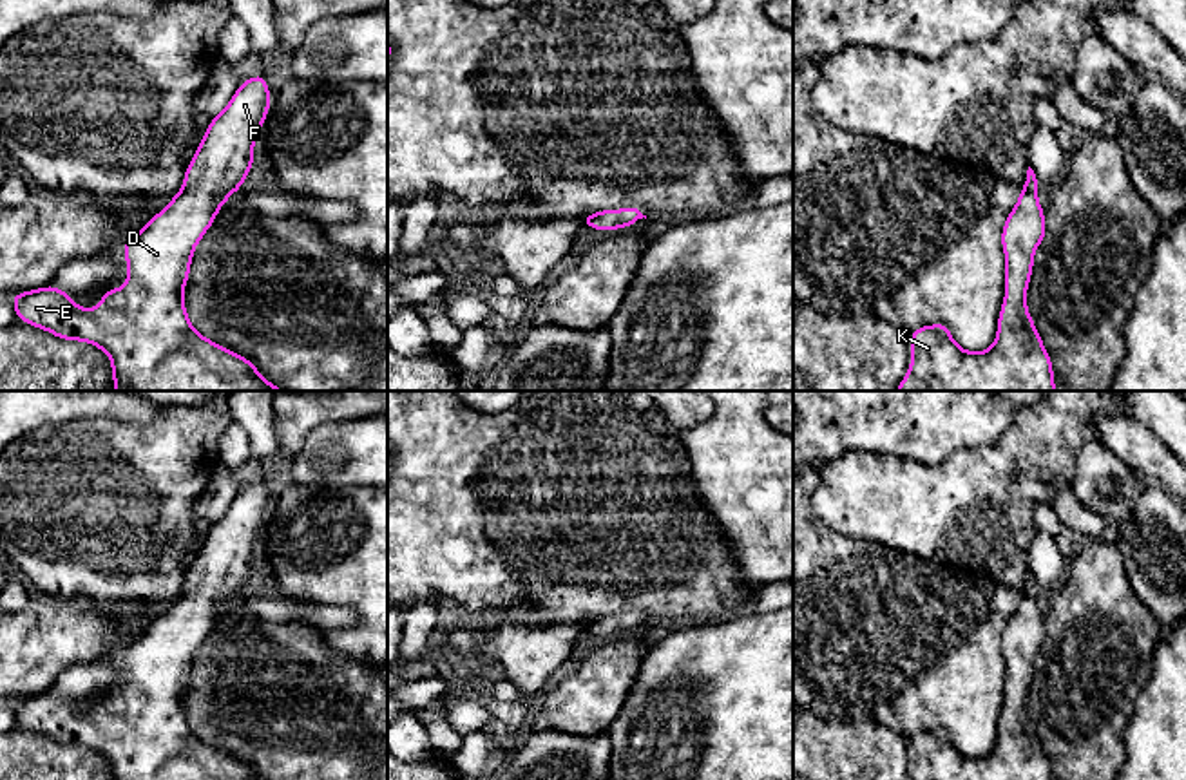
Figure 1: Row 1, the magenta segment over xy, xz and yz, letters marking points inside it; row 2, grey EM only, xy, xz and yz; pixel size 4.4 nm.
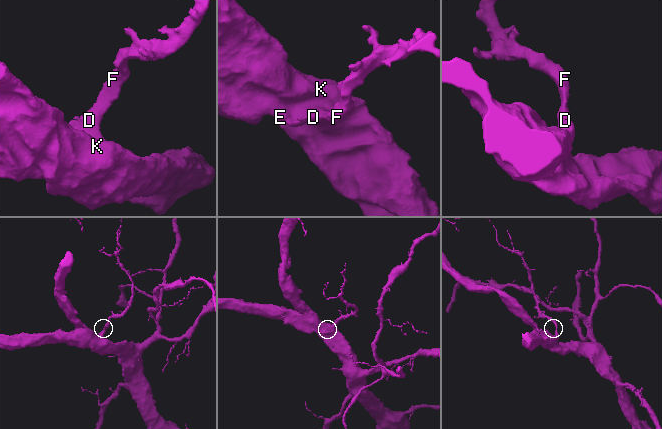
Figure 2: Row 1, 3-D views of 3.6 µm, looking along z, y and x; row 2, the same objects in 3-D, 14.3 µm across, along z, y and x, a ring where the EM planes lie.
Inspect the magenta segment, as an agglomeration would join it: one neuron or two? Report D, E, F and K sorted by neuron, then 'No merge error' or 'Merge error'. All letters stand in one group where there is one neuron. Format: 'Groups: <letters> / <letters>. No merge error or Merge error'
Groups: D E F K. No merge error

